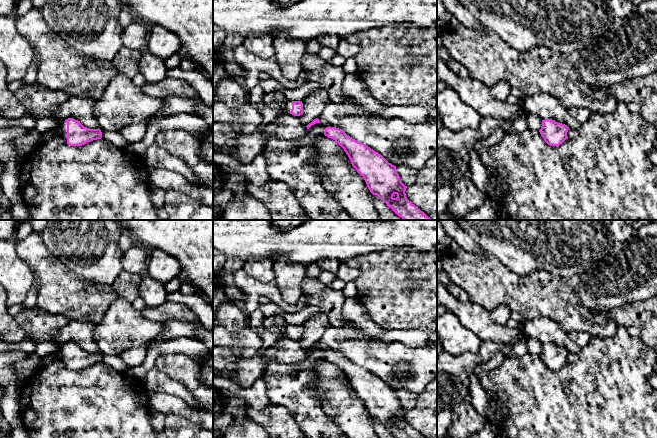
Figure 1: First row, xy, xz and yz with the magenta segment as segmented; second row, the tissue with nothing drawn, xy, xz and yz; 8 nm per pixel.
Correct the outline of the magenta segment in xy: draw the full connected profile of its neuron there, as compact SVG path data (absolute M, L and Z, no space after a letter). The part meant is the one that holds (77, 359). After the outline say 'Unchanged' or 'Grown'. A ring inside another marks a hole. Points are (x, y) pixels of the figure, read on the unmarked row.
M68 342L58 346L55 352L42 357L37 367L44 367L55 361L61 361L70 370L82 370L93 364L101 363L102 356L99 352L89 353L78 344Z. Grown

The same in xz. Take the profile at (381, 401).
M326 351L324 359L338 367L352 390L364 402L368 413L396 438L425 438L406 421L406 412L396 390L364 367L358 366L336 351Z. Unchanged

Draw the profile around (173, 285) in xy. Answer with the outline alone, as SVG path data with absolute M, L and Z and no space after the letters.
M176 277L176 278L173 278L170 281L168 281L165 284L165 289L166 289L167 293L169 294L169 293L179 291L182 281L183 280L180 277Z

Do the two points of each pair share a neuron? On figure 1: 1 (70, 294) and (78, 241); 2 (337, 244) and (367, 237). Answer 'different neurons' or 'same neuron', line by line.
1: different neurons
2: same neuron

